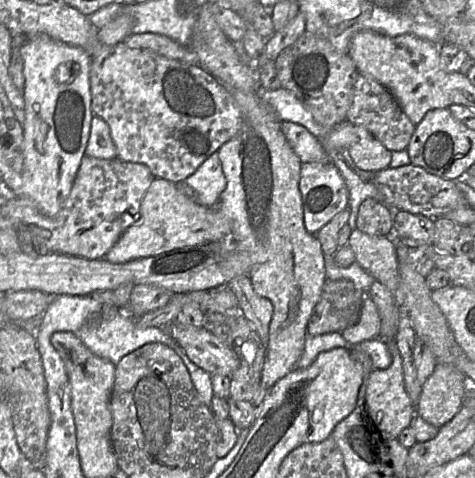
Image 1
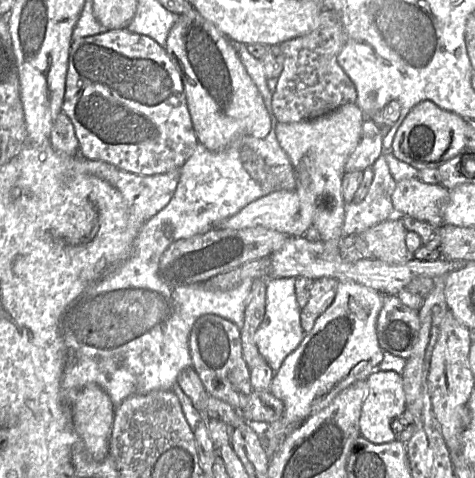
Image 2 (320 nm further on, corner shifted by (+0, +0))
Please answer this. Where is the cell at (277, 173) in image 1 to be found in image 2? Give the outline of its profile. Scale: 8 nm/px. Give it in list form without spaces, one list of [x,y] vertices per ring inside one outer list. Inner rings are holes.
[[[195,9],[180,14],[169,31],[165,50],[182,78],[187,107],[199,143],[210,151],[221,152],[240,136],[263,139],[268,135],[271,119],[263,98],[231,40],[212,22]]]

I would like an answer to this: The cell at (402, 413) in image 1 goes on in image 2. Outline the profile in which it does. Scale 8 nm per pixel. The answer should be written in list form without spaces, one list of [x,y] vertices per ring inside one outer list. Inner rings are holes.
[[[375,370],[366,379],[367,392],[360,415],[360,435],[375,444],[396,441],[392,421],[406,410],[402,375]]]

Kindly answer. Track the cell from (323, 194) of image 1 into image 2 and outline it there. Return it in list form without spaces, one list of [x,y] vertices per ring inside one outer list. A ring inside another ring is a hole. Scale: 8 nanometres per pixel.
[[[365,118],[362,124],[361,138],[346,160],[345,172],[362,172],[371,167],[384,153],[383,137],[388,129],[377,126],[372,119]]]

